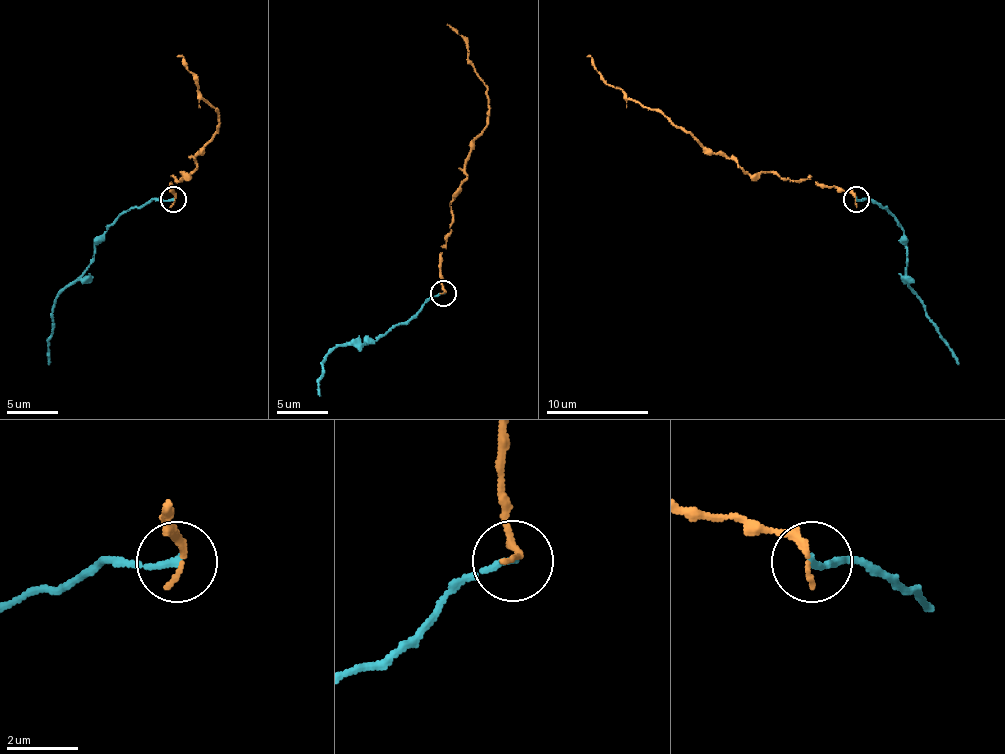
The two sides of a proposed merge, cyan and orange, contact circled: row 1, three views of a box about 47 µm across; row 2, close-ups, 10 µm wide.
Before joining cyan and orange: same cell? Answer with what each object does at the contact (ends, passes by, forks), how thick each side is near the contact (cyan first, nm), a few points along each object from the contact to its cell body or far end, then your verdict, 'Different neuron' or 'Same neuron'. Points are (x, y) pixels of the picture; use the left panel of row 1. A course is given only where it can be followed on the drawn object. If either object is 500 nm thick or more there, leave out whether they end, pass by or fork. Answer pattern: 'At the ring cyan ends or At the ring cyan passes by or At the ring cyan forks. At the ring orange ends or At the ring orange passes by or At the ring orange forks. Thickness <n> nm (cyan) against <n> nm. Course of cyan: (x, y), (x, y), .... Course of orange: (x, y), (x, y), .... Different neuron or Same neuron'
At the ring cyan ends. At the ring orange ends. Thickness 170 nm (cyan) against 220 nm. Course of cyan: (172, 200), (149, 200), (129, 208), (106, 231), (93, 261), (55, 300), (47, 364). Course of orange: (175, 200), (170, 187), (183, 177), (180, 172), (196, 167), (219, 123), (219, 113), (178, 54). Different neuron

